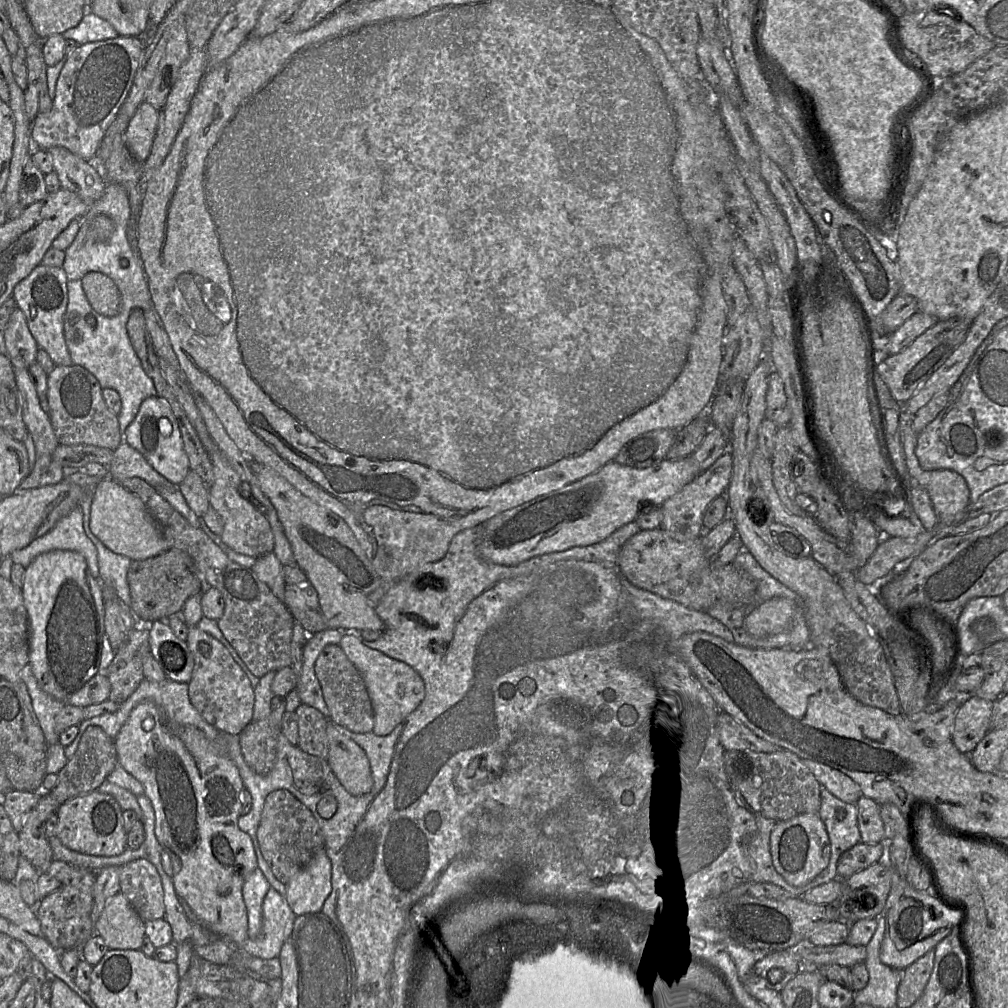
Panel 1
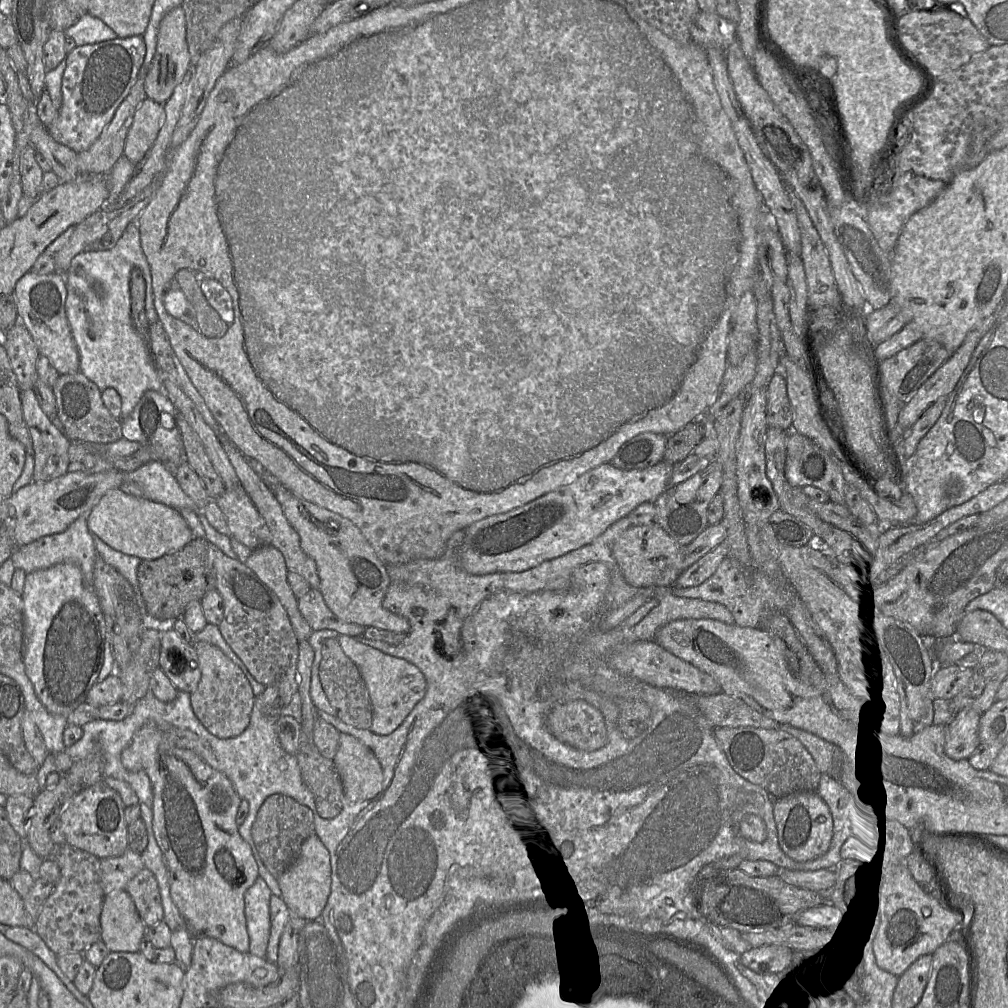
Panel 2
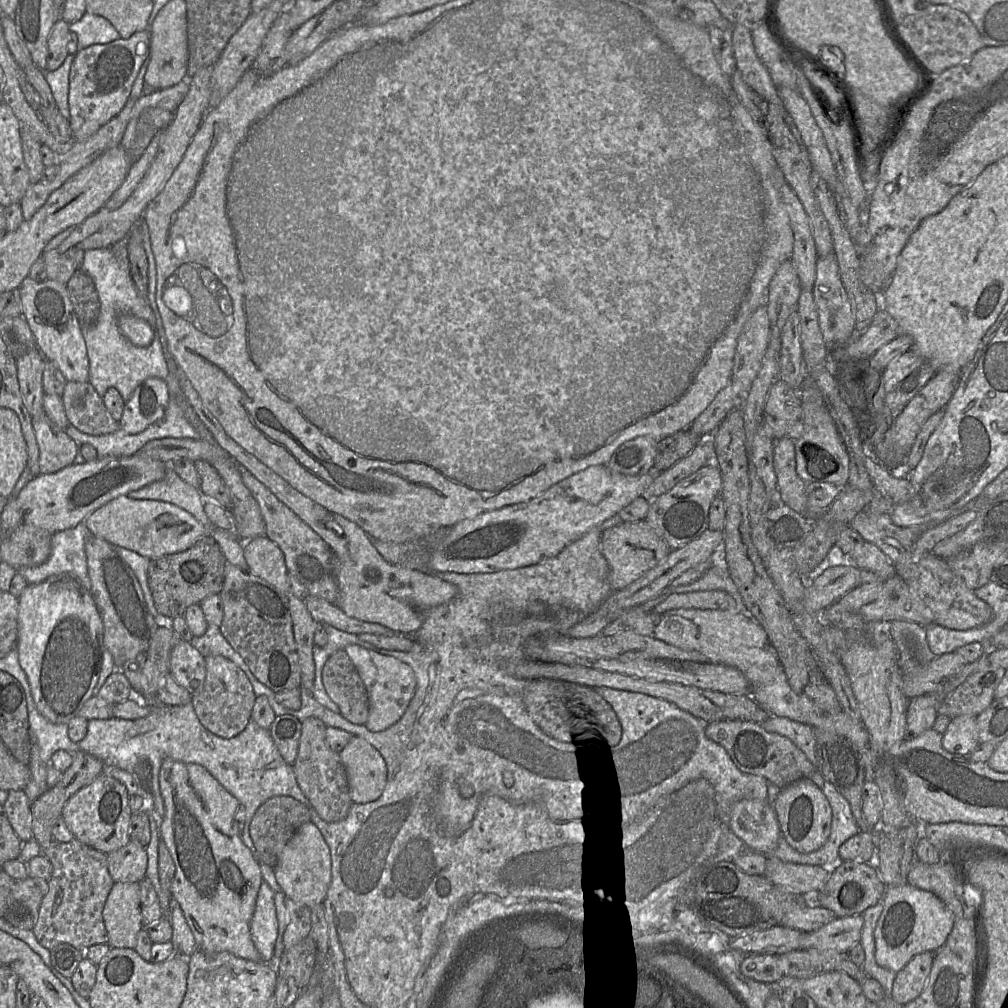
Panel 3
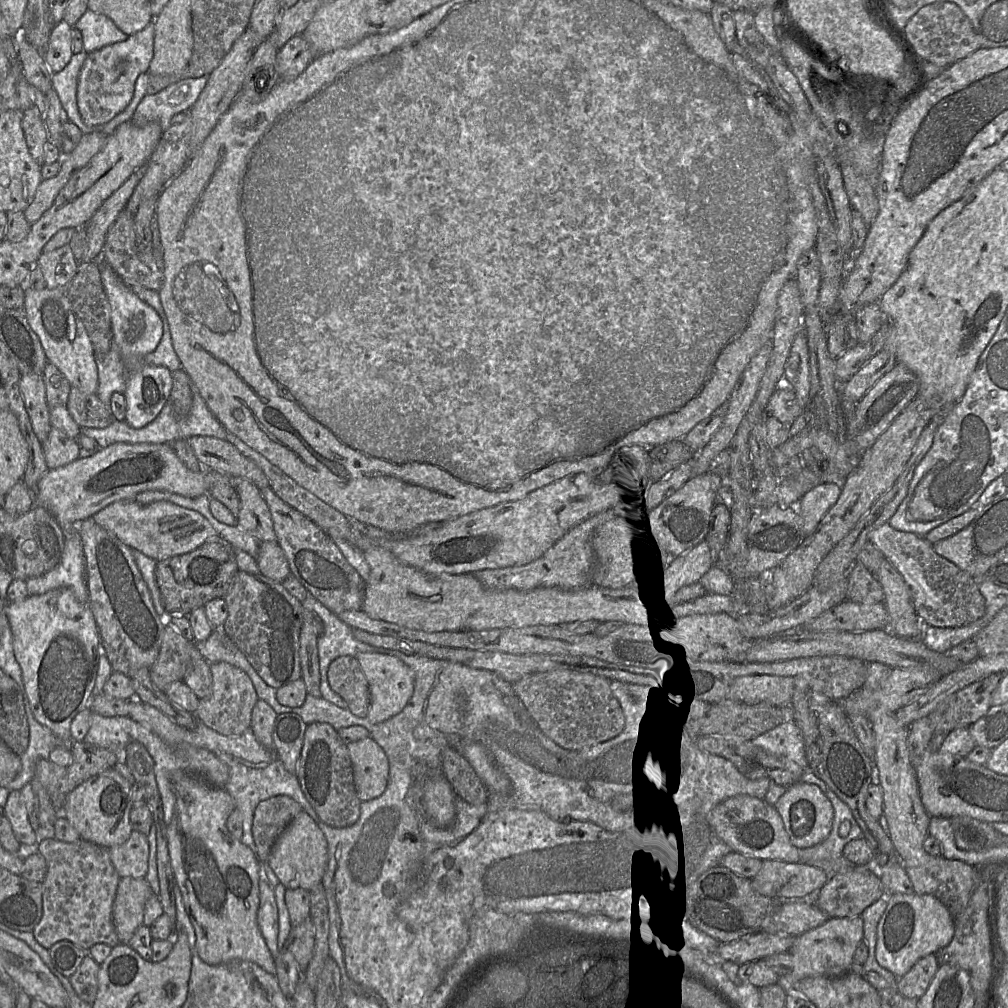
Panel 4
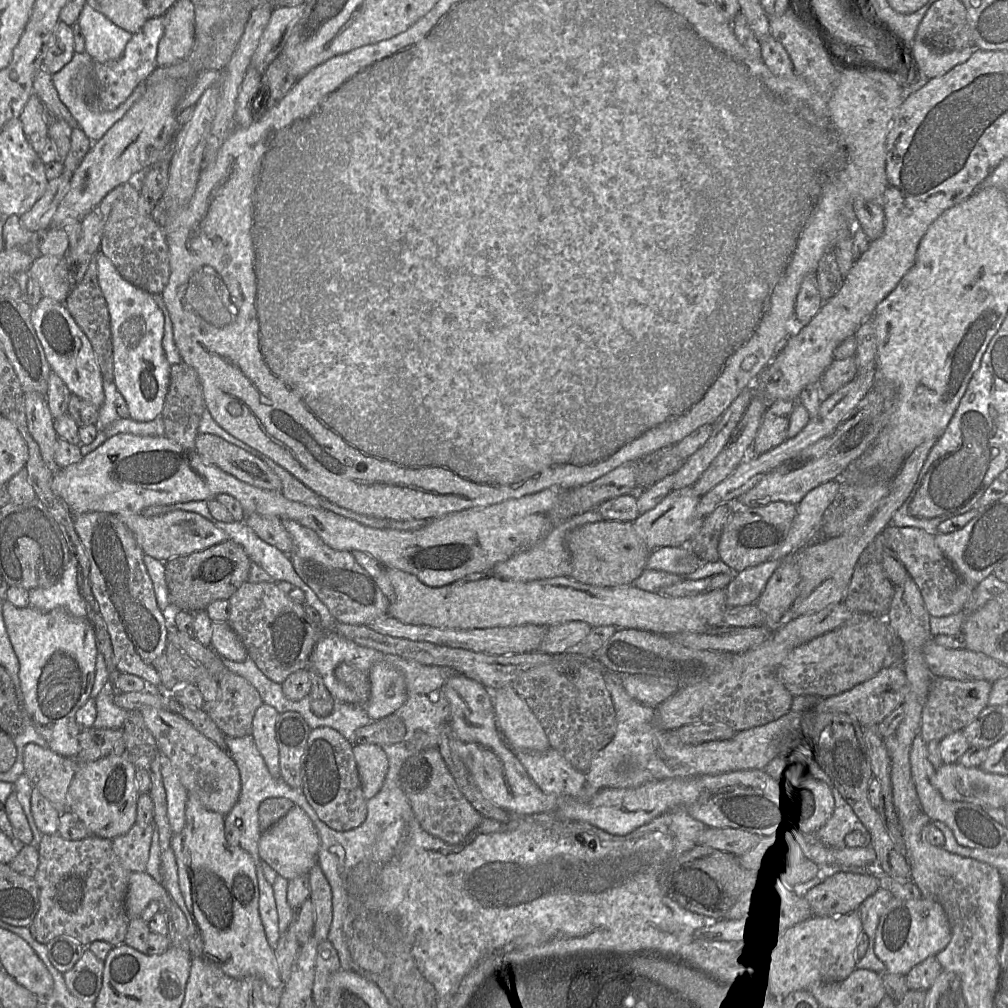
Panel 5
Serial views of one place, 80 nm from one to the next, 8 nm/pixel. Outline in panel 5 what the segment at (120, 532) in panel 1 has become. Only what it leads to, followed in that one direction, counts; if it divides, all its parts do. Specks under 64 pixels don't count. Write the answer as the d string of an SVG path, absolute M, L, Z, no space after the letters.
M174 510L160 516L117 513L116 516L129 528L144 554L166 562L170 558L188 555L228 540L228 535L198 513Z

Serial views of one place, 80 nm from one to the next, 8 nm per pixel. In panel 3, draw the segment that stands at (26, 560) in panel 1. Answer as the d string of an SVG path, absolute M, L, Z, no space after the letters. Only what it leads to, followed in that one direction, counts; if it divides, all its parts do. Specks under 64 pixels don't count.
M84 522L75 527L57 532L51 538L51 554L46 562L35 567L23 567L18 572L28 584L38 584L46 579L66 574L75 578L90 590L85 543L92 535Z

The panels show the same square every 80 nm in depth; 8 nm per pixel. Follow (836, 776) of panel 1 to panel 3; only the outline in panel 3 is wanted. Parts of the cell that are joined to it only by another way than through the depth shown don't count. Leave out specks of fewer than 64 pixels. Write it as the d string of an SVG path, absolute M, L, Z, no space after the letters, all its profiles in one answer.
M770 717L762 725L766 731L790 739L817 767L817 744L810 726L784 717Z

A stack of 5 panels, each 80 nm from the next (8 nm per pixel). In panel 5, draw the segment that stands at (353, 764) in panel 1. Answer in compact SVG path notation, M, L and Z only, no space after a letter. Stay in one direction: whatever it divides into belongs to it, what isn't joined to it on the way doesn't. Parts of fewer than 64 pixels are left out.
M376 744L354 745L353 754L364 796L369 800L382 788L389 769L388 757Z

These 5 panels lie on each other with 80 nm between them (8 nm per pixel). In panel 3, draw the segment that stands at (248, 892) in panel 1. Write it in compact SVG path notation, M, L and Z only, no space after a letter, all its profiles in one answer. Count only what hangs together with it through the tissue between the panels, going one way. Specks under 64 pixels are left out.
M262 881L250 925L251 937L260 954L261 961L270 964L278 963L278 961L273 961L273 952L278 934L274 894L275 892L267 882Z

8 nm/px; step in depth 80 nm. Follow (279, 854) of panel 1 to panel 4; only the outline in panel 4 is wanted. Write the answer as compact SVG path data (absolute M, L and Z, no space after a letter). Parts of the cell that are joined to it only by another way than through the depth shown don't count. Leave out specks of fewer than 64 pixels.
M285 795L271 797L257 805L252 834L257 848L257 858L261 863L268 862L275 842L302 810L299 803Z

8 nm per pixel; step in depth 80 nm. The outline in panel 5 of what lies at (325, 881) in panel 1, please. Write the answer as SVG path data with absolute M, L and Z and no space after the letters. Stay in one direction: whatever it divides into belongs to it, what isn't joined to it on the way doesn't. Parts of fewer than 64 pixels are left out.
M294 805L285 816L262 832L258 842L260 860L265 861L286 880L308 876L313 866L318 863L319 847L320 839L315 826L298 805Z

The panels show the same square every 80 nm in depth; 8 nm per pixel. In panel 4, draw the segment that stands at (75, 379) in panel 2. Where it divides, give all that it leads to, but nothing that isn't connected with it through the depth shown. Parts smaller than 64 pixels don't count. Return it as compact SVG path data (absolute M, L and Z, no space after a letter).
M71 387L65 406L74 421L82 428L102 429L109 426L114 419L96 393L85 393L76 387Z

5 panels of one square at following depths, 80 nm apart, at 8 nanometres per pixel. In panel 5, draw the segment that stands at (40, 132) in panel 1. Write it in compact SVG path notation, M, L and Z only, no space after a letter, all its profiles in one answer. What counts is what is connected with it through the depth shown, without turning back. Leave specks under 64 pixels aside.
M165 16L148 19L143 27L133 34L124 53L118 60L106 63L93 63L93 72L97 82L97 94L88 101L89 105L99 111L112 111L124 103L133 90L157 68L158 43L164 33Z

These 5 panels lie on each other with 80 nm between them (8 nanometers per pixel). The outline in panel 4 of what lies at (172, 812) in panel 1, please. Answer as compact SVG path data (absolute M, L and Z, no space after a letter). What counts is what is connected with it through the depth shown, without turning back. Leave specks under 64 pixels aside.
M183 770L172 772L170 781L175 806L172 821L167 825L168 850L175 882L195 931L193 952L209 965L244 960L253 962L276 976L275 958L268 949L257 922L261 862L248 846L230 834L226 826L229 815L235 809L233 798L225 789L213 787Z

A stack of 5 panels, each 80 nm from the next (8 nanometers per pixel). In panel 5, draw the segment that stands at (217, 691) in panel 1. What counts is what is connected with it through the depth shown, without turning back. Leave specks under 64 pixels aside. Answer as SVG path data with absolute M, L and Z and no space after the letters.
M226 671L218 680L218 696L211 704L204 705L210 718L217 727L228 737L244 737L252 732L252 721L256 710L263 704L262 699L245 678L230 671Z

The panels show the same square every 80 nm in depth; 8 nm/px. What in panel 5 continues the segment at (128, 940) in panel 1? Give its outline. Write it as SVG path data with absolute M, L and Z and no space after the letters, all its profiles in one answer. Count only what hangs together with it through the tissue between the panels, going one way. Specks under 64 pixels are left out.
M146 871L132 872L125 900L128 918L132 920L141 917L143 911L152 901L158 901L162 910L169 910L171 918L177 912L182 912L162 883L153 879Z

